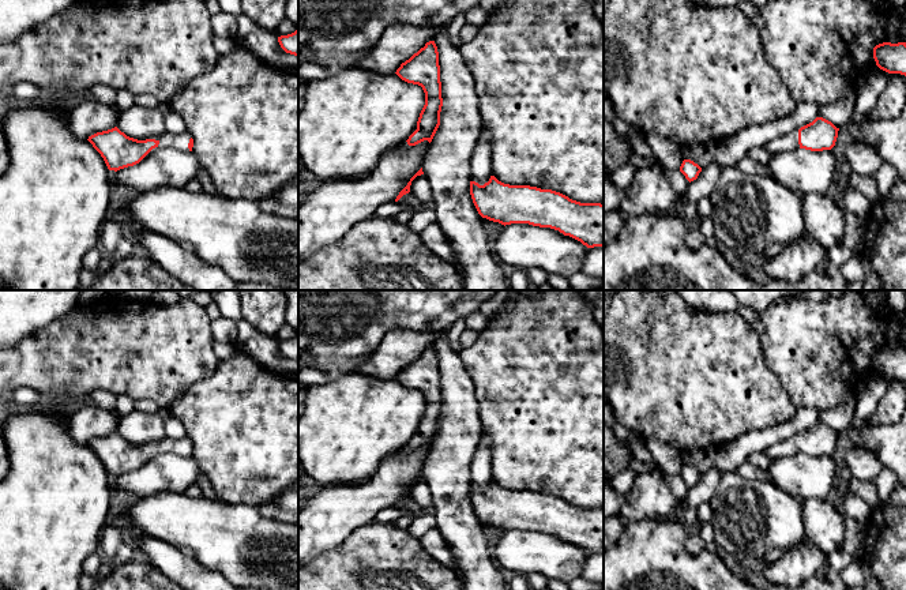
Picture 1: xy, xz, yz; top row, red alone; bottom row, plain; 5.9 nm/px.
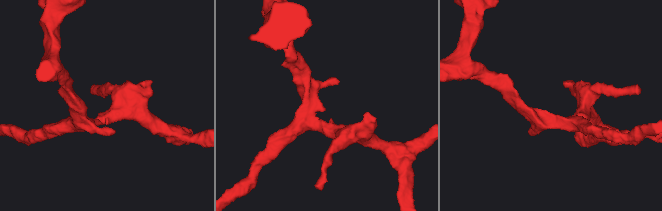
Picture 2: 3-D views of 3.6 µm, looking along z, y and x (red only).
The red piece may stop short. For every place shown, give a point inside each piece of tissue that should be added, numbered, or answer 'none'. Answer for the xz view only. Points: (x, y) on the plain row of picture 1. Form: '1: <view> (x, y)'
none

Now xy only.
1: xy (180, 447)

